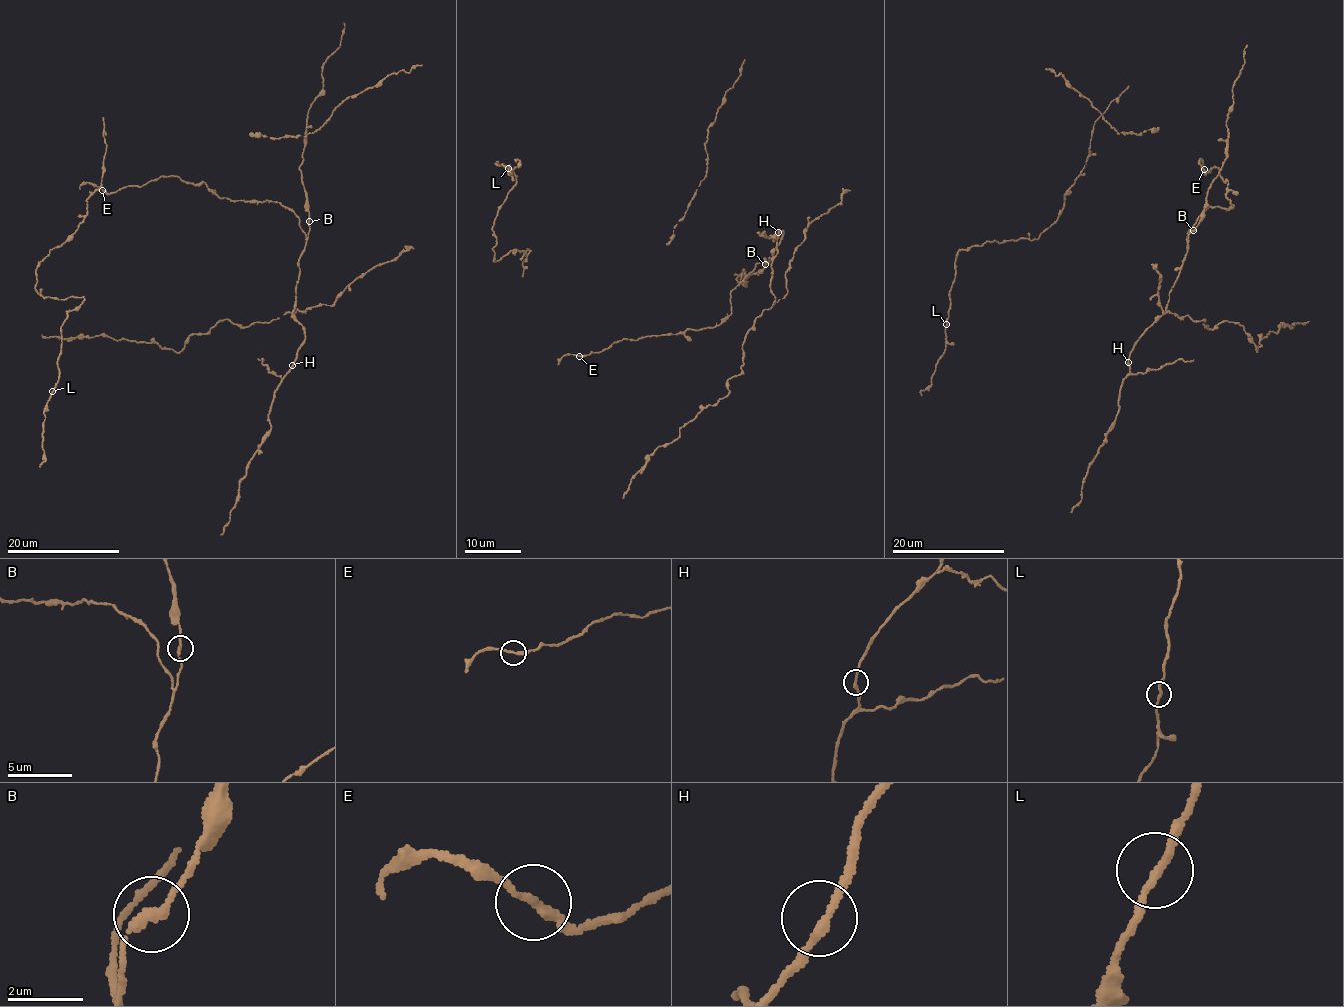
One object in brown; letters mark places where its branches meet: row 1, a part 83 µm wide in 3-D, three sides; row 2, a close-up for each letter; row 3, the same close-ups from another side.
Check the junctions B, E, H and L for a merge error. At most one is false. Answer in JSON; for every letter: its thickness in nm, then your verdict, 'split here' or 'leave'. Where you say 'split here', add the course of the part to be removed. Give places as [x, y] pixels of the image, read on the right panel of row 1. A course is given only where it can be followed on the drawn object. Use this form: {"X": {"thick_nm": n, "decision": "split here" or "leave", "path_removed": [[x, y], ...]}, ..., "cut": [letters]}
{"B": {"thick_nm": 200, "decision": "leave"}, "E": {"thick_nm": 200, "decision": "leave"}, "H": {"thick_nm": 200, "decision": "leave"}, "L": {"thick_nm": 200, "decision": "leave"}, "cut": []}

